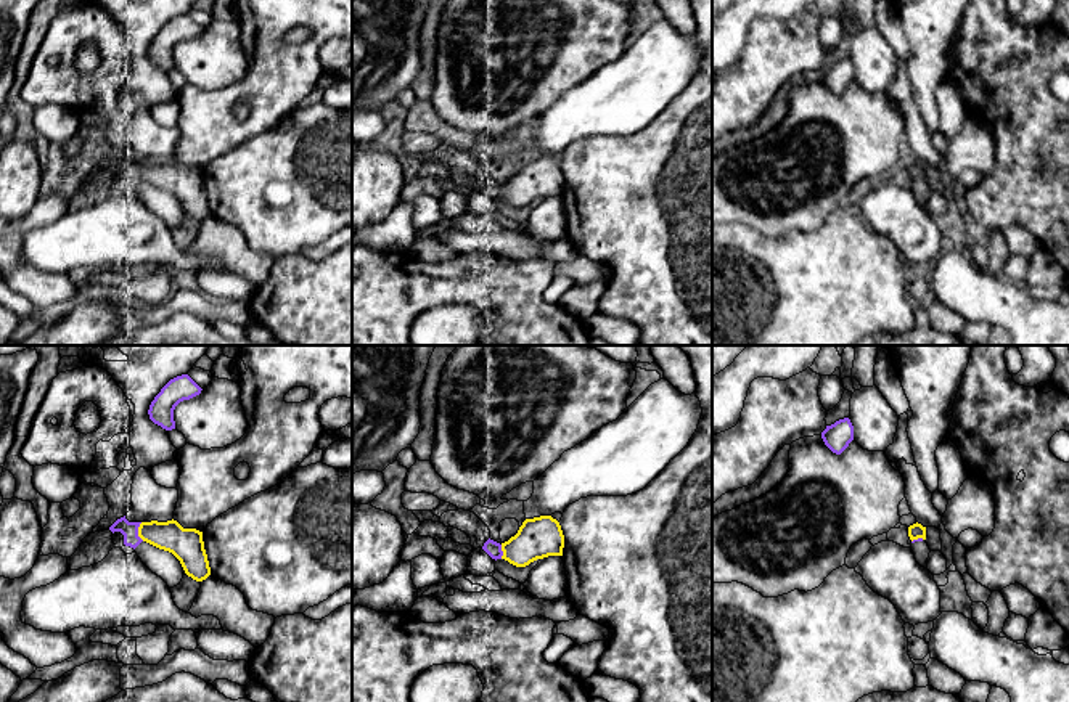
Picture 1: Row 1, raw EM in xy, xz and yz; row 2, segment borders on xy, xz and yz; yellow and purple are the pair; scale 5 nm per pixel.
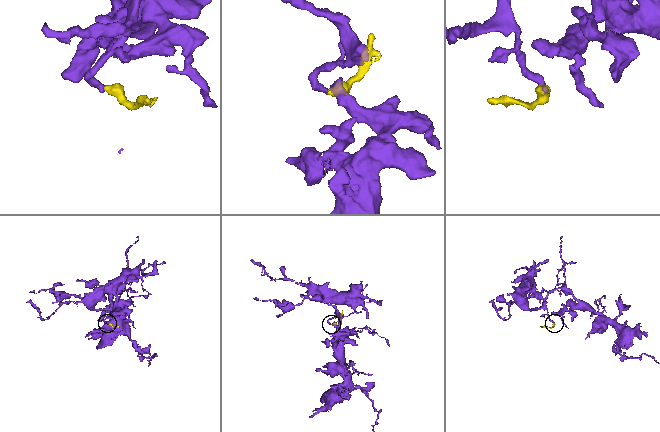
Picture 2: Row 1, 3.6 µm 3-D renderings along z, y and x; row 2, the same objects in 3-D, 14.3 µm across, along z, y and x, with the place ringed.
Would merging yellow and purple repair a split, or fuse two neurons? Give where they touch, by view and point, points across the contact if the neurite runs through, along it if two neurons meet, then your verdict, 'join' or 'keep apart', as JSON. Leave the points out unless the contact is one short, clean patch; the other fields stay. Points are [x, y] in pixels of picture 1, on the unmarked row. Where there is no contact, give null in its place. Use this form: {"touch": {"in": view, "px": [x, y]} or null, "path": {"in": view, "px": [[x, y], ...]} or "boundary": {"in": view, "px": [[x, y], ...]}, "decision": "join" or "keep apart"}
{"touch": {"in": "xy", "px": [139, 172]}, "decision": "join"}

